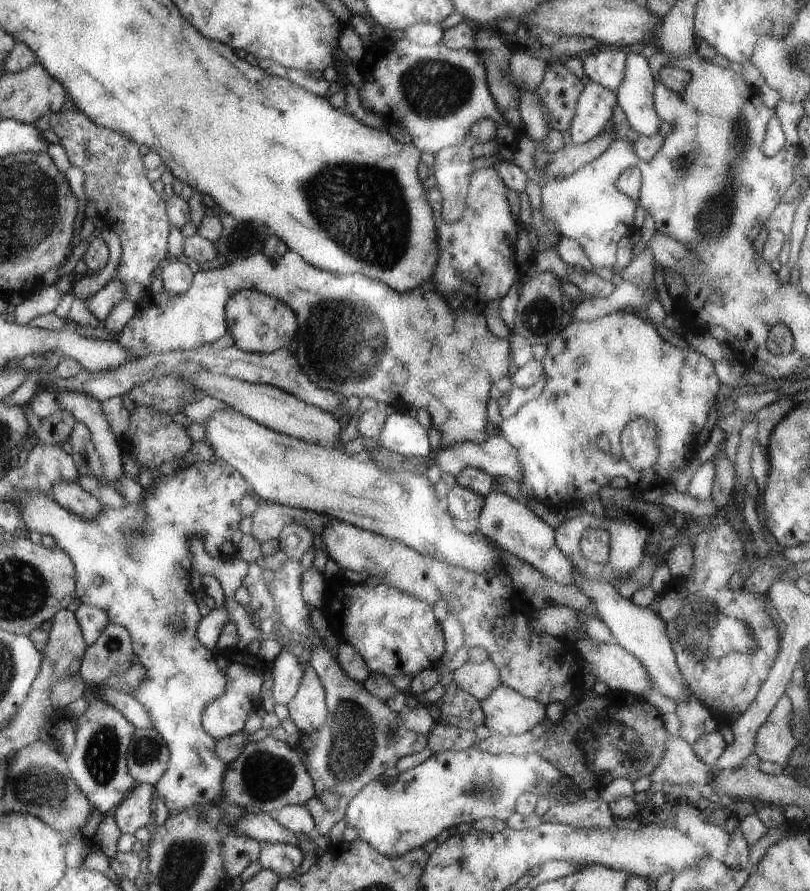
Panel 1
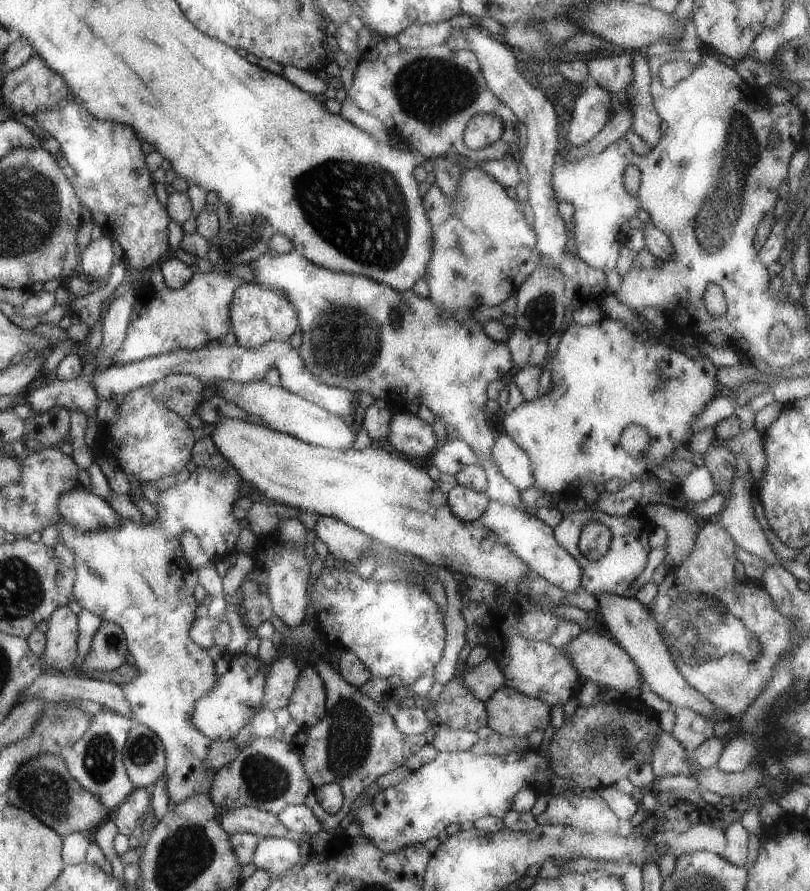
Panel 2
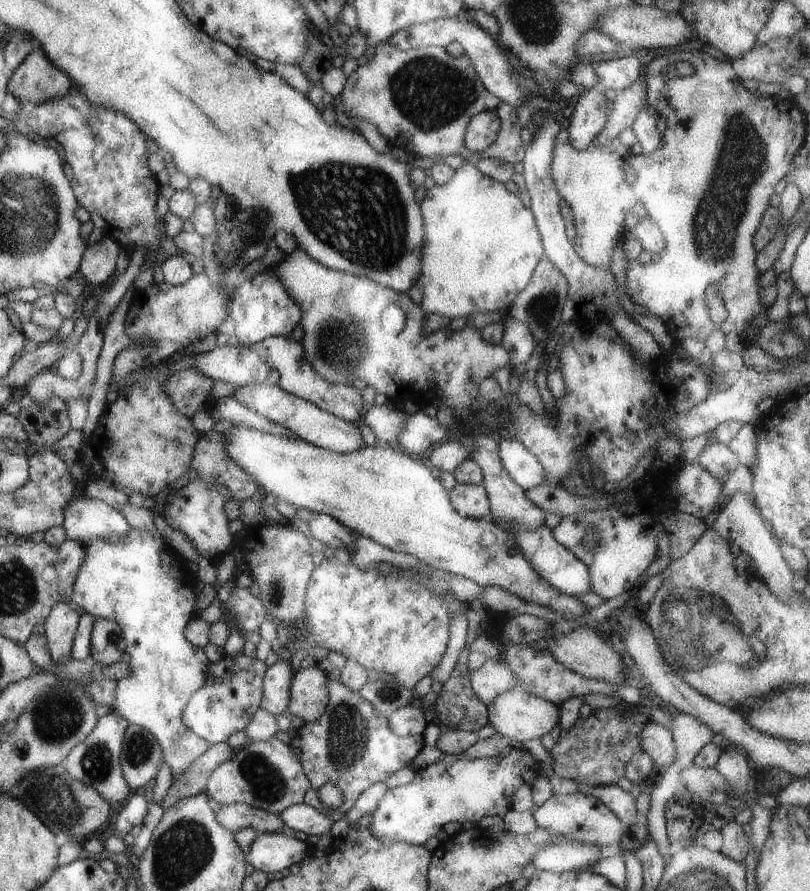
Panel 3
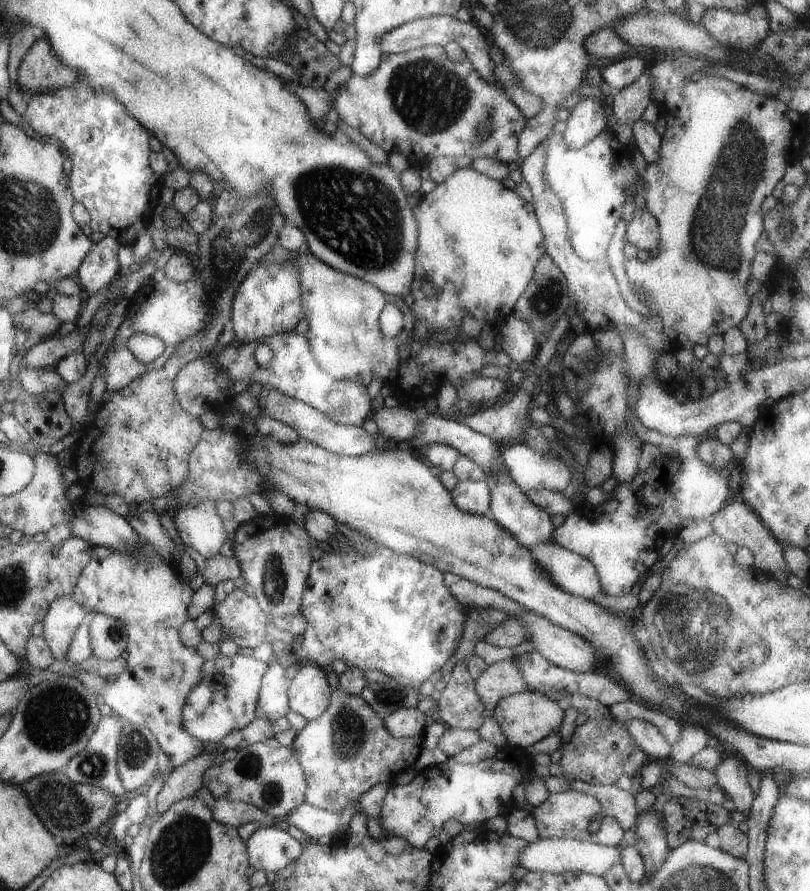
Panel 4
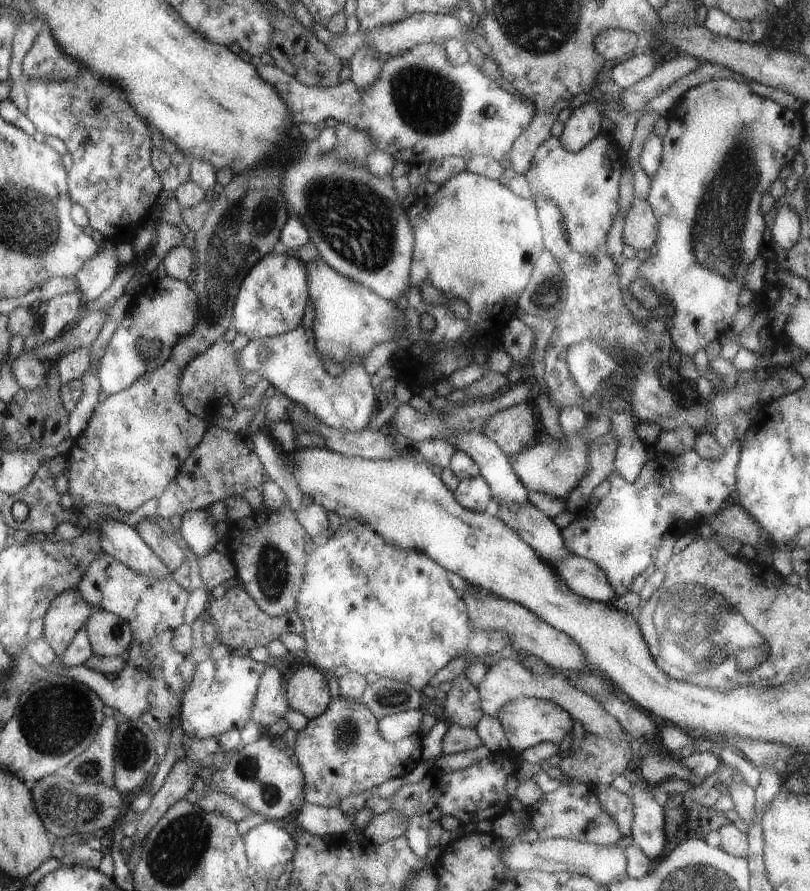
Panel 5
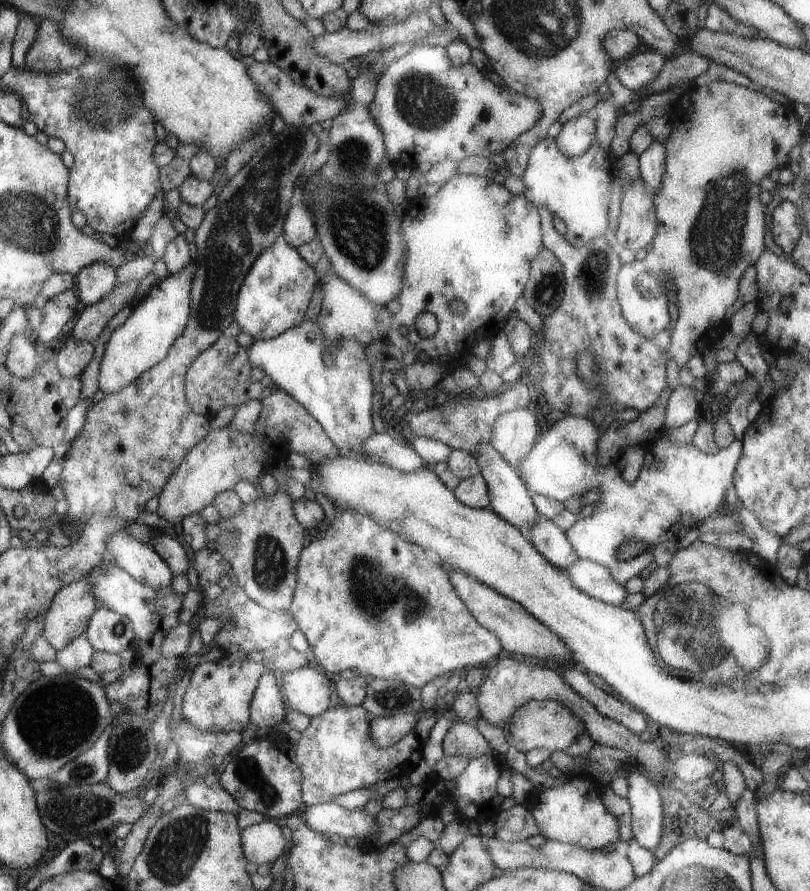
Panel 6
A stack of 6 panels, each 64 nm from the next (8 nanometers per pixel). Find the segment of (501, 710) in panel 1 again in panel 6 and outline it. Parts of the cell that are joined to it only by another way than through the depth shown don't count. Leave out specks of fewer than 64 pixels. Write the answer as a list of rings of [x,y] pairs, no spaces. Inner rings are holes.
[[[535,699],[524,702],[505,721],[502,726],[508,746],[513,746],[519,752],[527,752],[532,748],[543,747],[551,753],[554,750],[564,750],[570,742],[586,731],[576,716],[568,708],[555,701],[538,701]]]

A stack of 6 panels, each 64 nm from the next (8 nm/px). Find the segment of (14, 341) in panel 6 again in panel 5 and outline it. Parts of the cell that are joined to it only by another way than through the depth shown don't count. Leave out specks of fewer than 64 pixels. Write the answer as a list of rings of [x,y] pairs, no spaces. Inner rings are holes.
[[[21,349],[13,360],[7,361],[18,386],[28,391],[43,387],[48,377],[47,366],[41,364],[30,352],[22,352]]]

